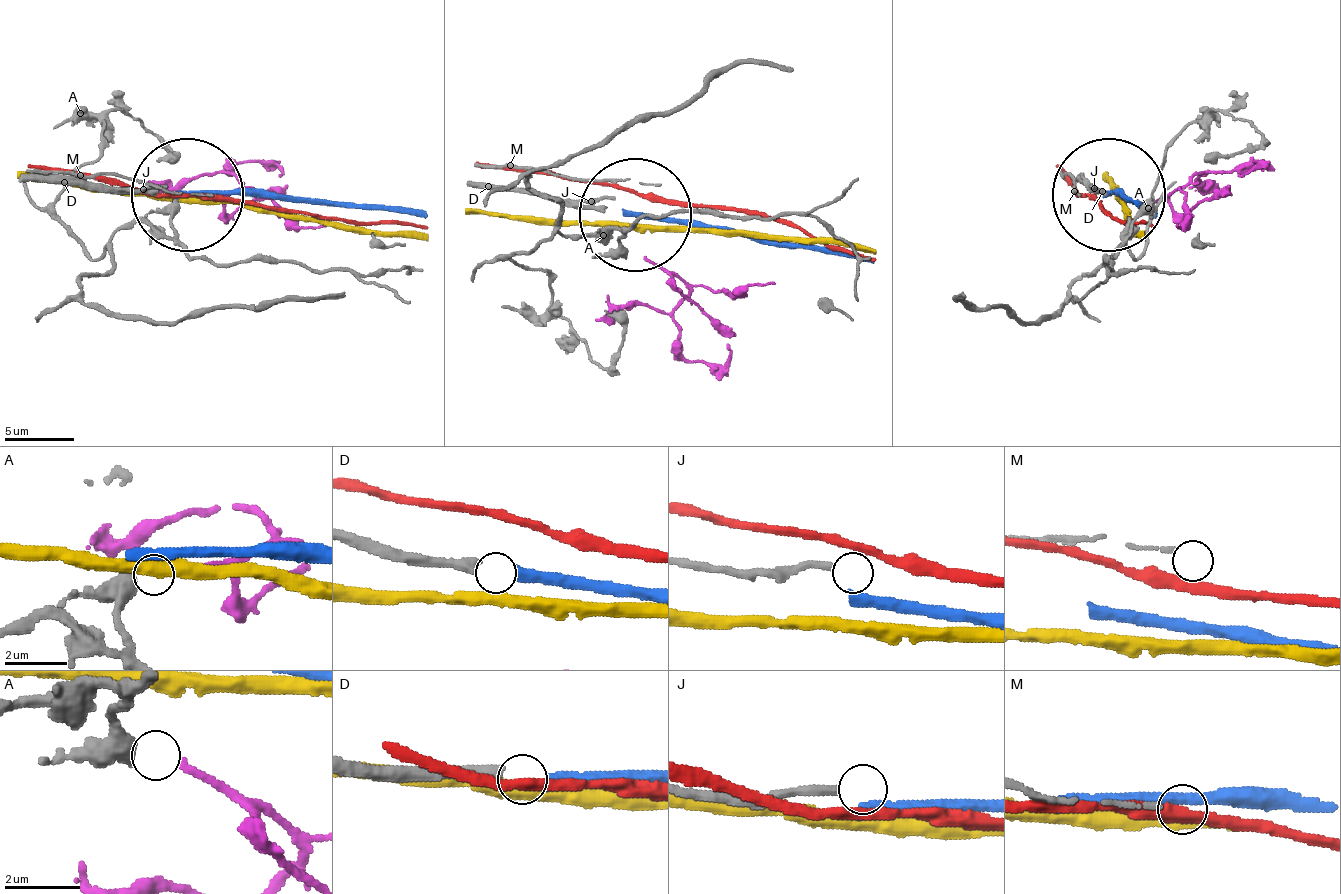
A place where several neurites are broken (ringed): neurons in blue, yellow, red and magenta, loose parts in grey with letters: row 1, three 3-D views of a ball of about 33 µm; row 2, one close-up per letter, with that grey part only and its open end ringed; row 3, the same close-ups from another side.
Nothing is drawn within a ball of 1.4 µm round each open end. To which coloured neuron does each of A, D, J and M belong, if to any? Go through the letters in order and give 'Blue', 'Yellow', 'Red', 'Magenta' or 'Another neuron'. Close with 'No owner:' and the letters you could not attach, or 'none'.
A: Magenta
D: Blue
J: Another neuron
M: Another neuron
No owner: J, M

